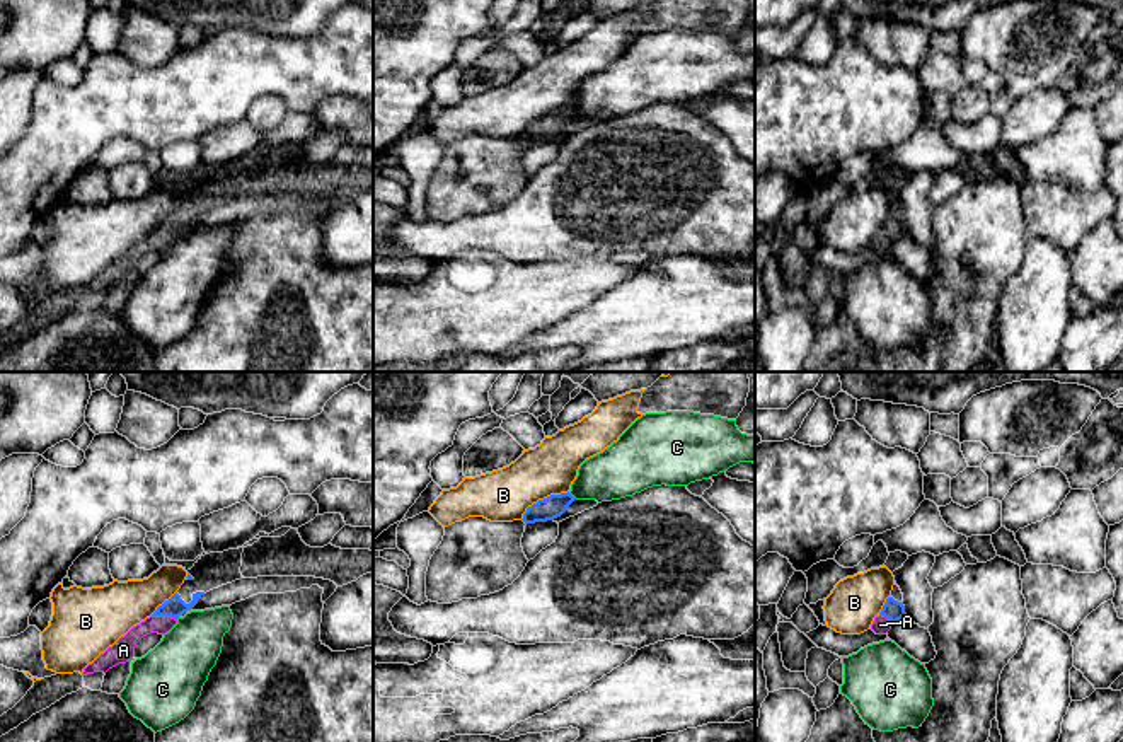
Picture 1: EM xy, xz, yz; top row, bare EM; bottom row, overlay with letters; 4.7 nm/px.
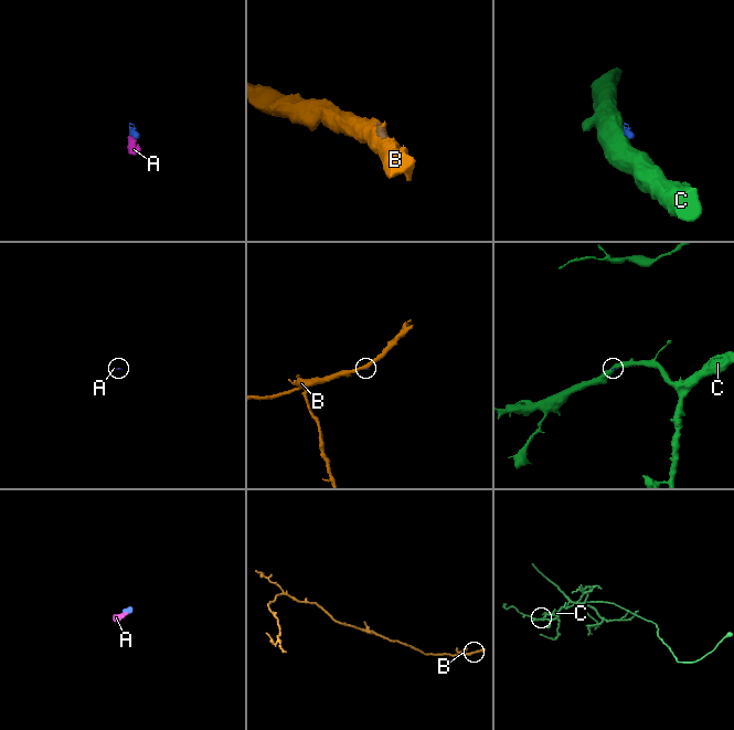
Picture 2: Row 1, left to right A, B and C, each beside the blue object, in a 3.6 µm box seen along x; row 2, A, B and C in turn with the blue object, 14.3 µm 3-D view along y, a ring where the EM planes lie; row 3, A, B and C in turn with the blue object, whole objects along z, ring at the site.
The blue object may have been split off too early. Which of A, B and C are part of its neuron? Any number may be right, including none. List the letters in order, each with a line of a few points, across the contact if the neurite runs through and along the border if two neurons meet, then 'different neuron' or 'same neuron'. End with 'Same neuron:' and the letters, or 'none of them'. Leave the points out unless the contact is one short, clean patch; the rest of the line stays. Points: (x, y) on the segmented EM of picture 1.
A: line xy (174, 608), (164, 614), (140, 630), (123, 649); same neuron
B: line xz (568, 490), (539, 498), (520, 519); different neuron
C: line xz (568, 492), (576, 498); different neuron
Same neuron: A

